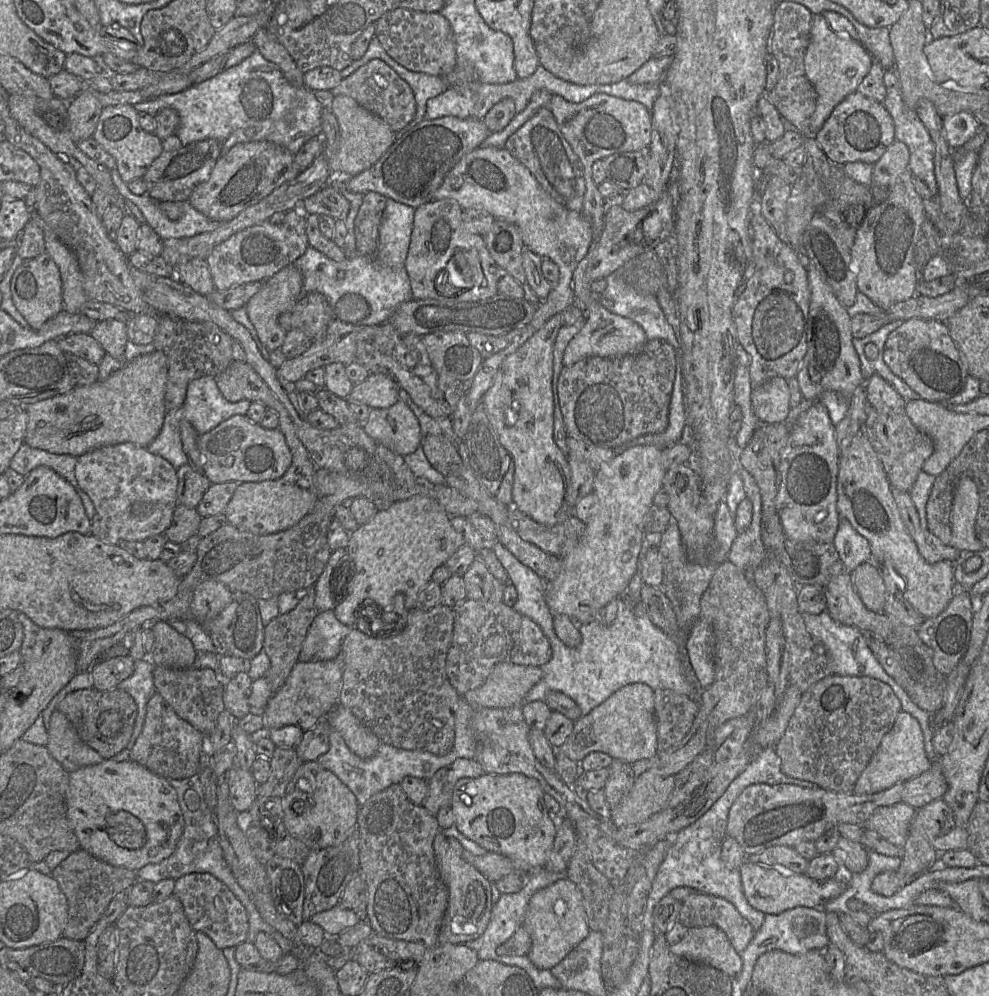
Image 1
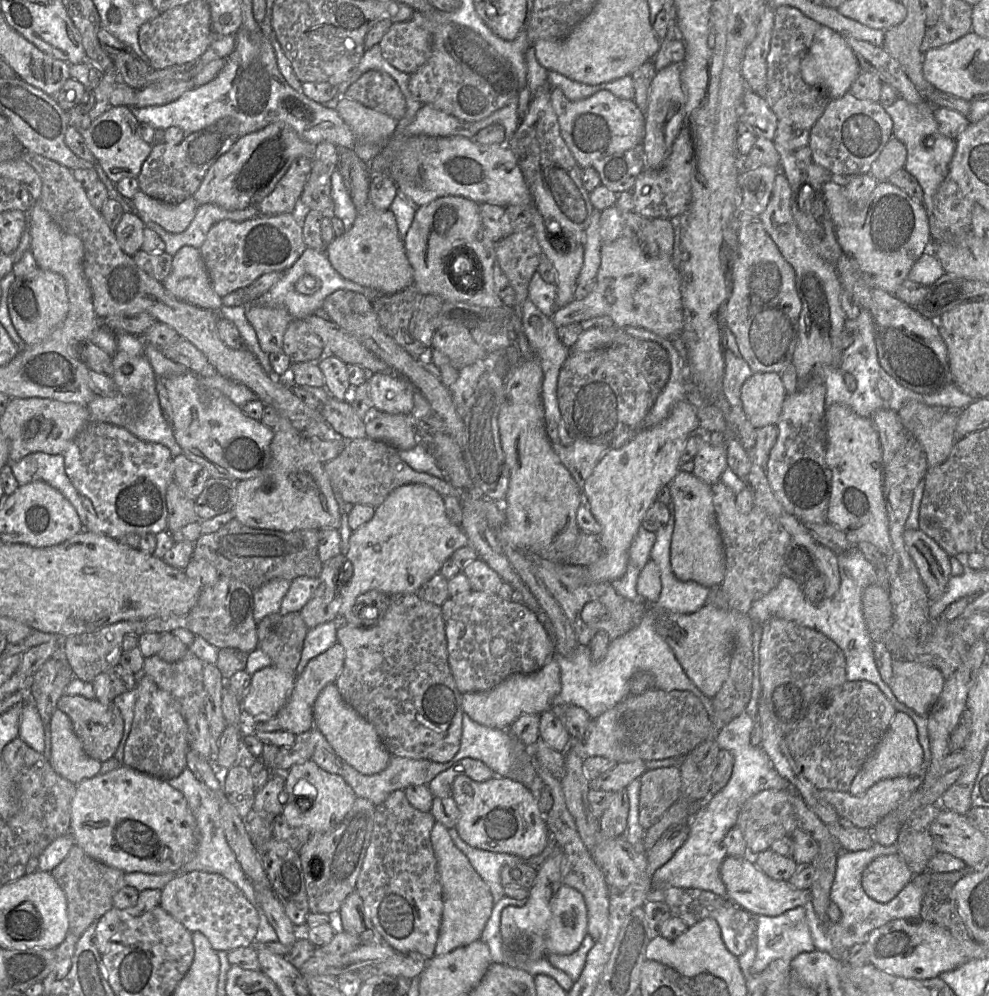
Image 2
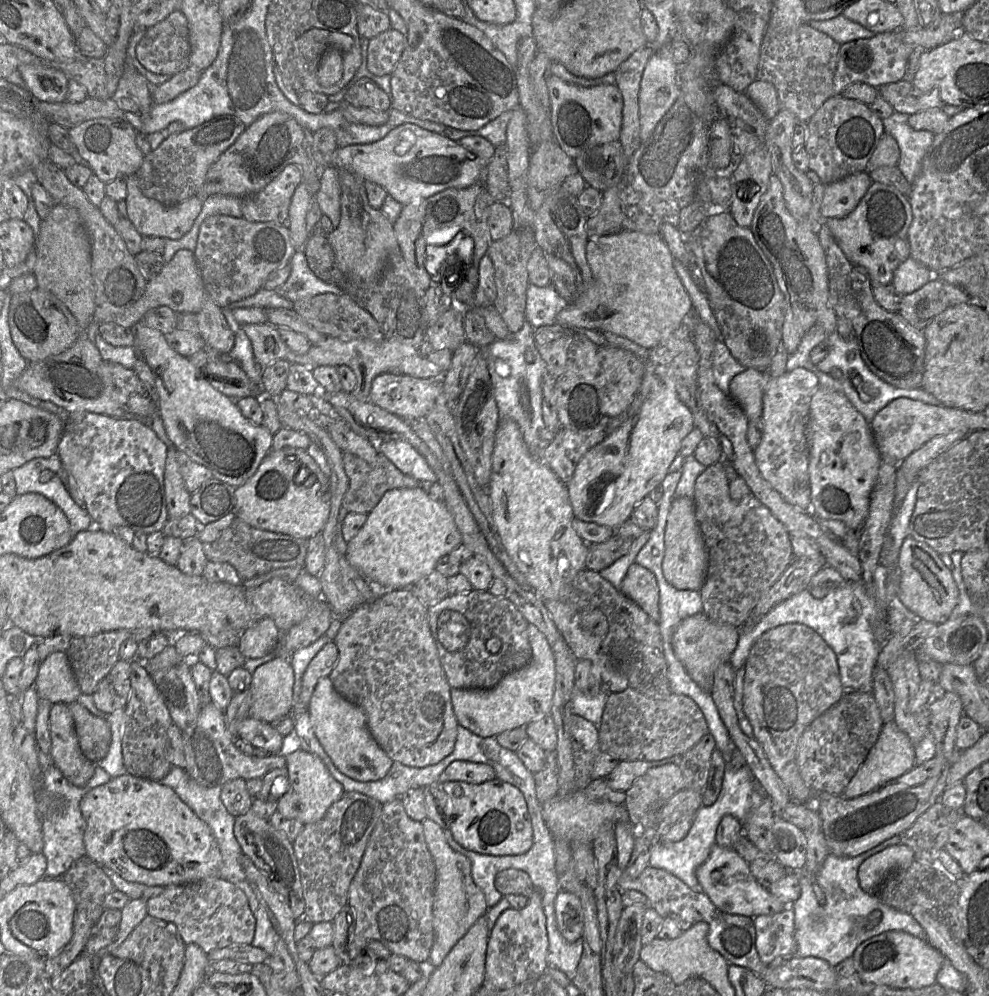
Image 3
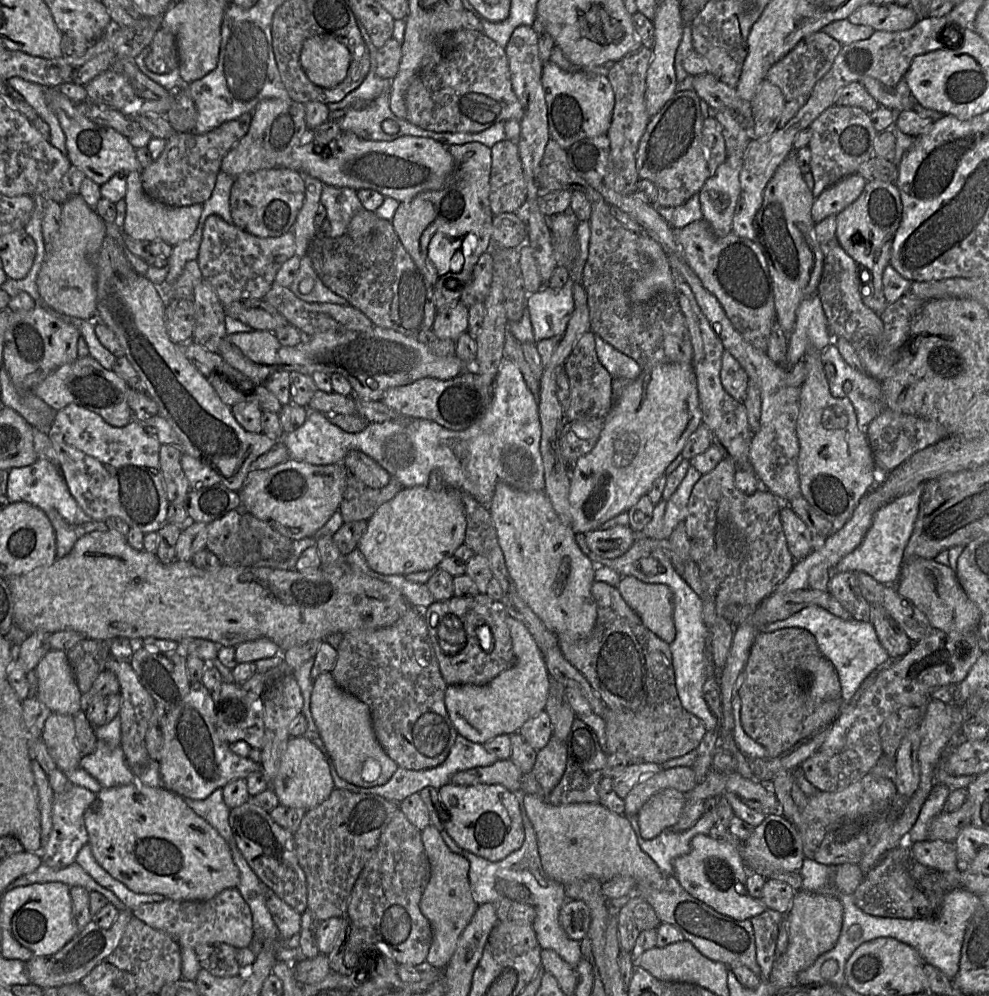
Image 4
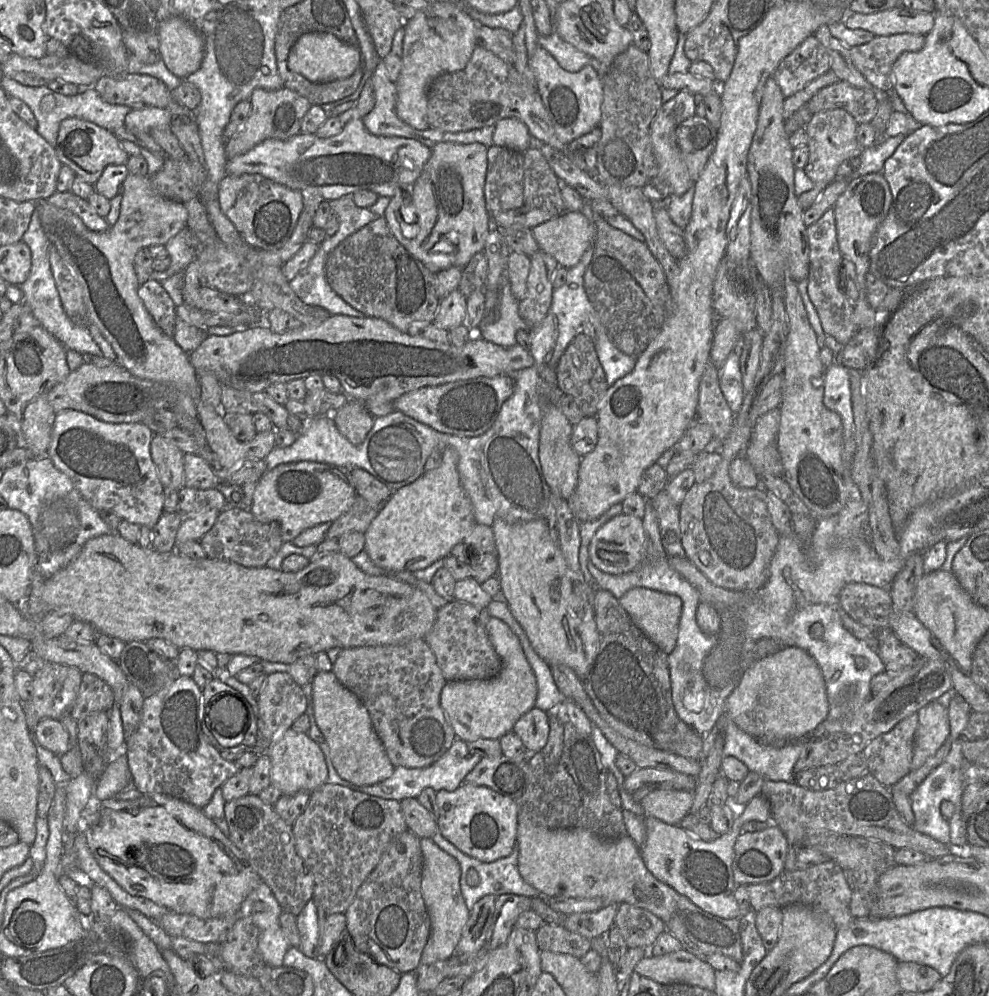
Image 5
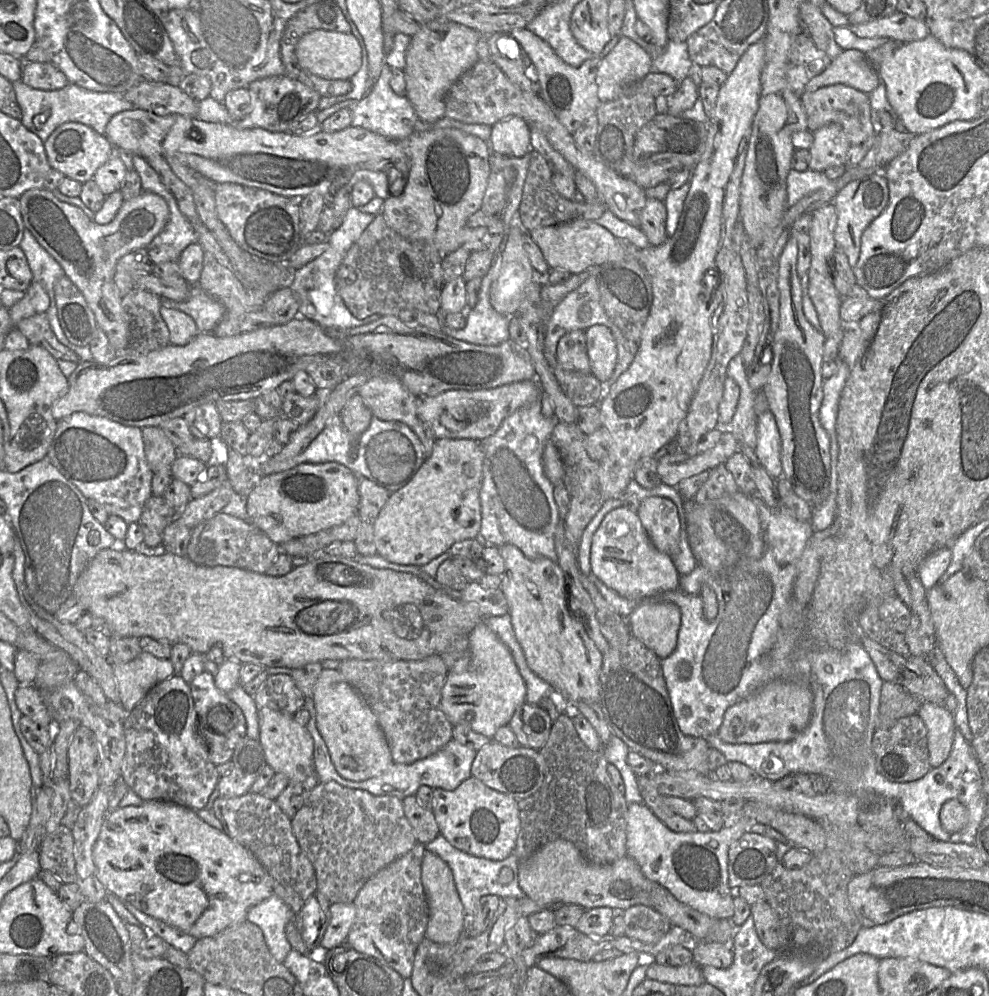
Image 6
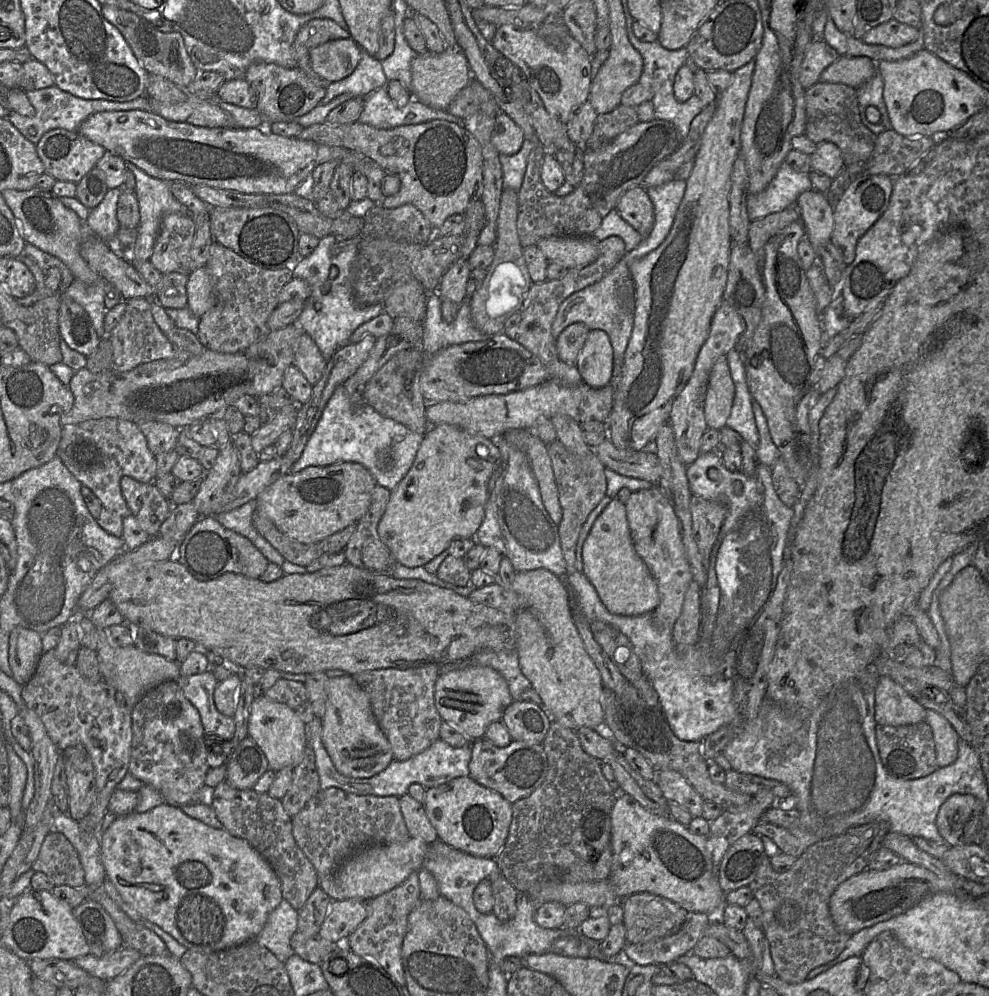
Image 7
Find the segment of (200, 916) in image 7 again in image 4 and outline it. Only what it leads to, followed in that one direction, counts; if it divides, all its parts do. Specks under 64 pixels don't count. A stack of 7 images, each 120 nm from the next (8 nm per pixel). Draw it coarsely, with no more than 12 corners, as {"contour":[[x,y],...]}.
{"contour":[[164,787],[95,793],[95,860],[133,892],[209,900],[227,842]]}

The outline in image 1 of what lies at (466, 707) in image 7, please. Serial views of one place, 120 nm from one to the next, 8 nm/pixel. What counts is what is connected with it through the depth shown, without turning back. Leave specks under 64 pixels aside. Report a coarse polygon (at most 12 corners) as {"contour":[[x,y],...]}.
{"contour":[[497,664],[463,695],[475,709],[522,705],[540,667]]}

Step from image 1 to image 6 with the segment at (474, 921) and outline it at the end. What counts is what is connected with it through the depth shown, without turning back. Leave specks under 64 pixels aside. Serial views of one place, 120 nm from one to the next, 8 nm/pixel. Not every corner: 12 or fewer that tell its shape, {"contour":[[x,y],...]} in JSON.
{"contour":[[425,850],[425,937],[456,944],[468,919],[450,867]]}

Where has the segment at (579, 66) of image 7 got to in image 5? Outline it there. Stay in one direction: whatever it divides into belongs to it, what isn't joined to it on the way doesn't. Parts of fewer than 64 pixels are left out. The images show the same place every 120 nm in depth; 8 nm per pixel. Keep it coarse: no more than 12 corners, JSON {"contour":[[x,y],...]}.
{"contour":[[539,45],[537,90],[561,142],[599,127],[603,78]]}

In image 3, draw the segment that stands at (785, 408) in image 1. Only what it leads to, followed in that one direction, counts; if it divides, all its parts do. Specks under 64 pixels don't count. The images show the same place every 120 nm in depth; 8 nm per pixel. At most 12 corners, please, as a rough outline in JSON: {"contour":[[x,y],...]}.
{"contour":[[747,368],[731,381],[731,398],[749,420],[762,416],[767,371]]}

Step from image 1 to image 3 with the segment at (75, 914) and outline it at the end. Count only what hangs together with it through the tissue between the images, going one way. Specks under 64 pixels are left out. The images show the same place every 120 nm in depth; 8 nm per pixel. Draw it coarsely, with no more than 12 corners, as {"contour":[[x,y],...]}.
{"contour":[[85,855],[61,879],[76,909],[95,924],[115,890],[105,869]]}

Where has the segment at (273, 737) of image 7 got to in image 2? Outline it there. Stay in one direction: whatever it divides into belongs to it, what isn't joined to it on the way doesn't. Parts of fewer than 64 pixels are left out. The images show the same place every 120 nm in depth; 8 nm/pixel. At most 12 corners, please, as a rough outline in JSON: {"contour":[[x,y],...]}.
{"contour":[[314,761],[285,773],[282,816],[311,834],[336,827],[357,796]]}

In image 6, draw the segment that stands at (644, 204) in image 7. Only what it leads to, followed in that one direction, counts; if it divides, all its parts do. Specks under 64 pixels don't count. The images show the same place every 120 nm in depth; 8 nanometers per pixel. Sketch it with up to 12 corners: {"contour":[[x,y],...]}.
{"contour":[[647,198],[640,228],[650,246],[664,244],[665,204]]}

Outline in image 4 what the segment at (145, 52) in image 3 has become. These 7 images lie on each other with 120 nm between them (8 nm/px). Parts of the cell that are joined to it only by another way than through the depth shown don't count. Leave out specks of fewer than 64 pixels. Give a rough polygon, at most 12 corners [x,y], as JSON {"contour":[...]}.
{"contour":[[160,27],[146,48],[152,72],[178,69],[176,39]]}

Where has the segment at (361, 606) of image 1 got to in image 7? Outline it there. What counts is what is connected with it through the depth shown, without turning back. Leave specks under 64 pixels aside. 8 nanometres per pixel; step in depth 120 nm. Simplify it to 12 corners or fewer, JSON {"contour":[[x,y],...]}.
{"contour":[[430,426],[379,538],[424,566],[475,539],[501,463],[495,439]]}

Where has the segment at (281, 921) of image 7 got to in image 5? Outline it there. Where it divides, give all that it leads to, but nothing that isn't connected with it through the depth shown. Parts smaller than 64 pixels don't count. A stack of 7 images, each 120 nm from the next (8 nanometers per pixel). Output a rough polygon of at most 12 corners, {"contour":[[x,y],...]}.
{"contour":[[264,882],[249,893],[239,918],[258,928],[258,951],[271,967],[290,947],[283,909]]}

